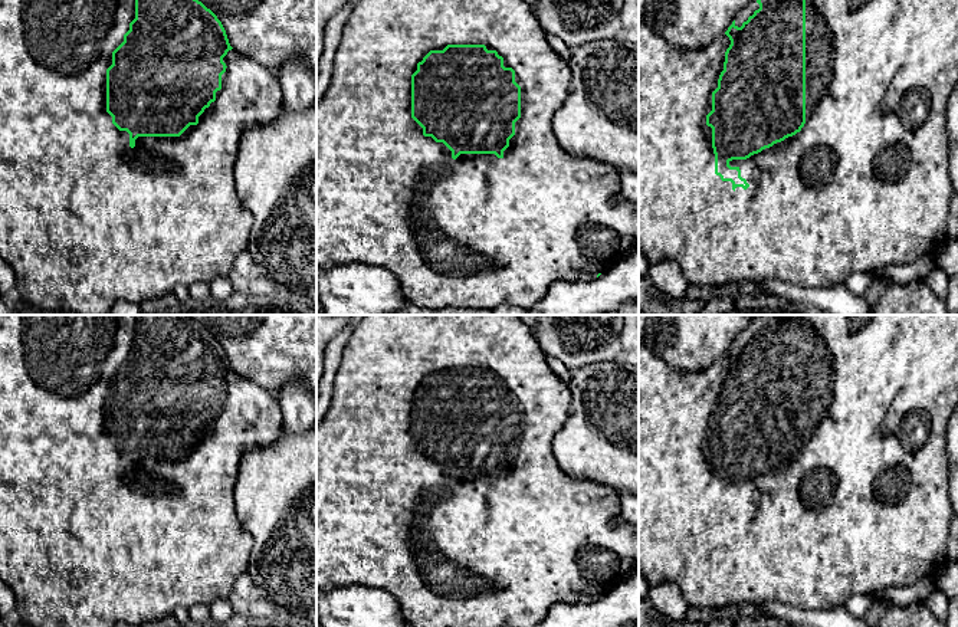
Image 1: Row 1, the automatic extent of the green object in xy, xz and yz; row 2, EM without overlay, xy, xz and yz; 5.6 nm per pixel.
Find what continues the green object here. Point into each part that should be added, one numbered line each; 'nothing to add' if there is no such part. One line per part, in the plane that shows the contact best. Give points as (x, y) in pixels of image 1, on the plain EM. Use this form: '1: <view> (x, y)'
1: yz (865, 506)

